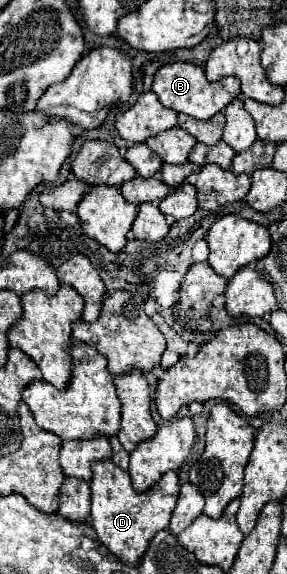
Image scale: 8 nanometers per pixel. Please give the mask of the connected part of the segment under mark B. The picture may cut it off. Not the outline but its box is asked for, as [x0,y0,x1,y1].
[151,61,241,119]

